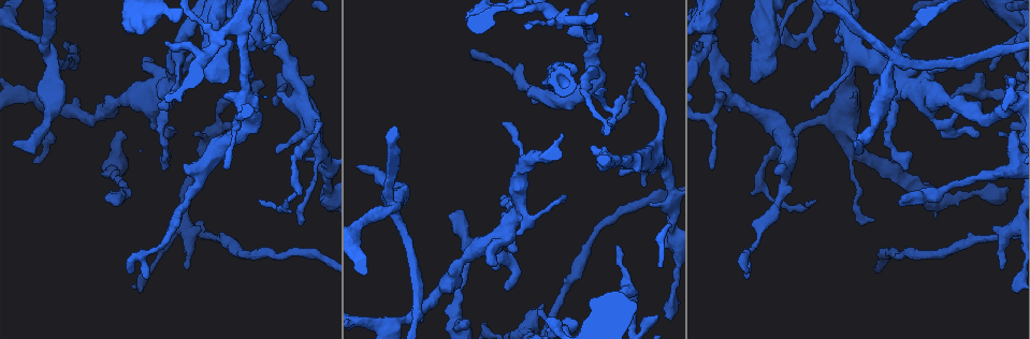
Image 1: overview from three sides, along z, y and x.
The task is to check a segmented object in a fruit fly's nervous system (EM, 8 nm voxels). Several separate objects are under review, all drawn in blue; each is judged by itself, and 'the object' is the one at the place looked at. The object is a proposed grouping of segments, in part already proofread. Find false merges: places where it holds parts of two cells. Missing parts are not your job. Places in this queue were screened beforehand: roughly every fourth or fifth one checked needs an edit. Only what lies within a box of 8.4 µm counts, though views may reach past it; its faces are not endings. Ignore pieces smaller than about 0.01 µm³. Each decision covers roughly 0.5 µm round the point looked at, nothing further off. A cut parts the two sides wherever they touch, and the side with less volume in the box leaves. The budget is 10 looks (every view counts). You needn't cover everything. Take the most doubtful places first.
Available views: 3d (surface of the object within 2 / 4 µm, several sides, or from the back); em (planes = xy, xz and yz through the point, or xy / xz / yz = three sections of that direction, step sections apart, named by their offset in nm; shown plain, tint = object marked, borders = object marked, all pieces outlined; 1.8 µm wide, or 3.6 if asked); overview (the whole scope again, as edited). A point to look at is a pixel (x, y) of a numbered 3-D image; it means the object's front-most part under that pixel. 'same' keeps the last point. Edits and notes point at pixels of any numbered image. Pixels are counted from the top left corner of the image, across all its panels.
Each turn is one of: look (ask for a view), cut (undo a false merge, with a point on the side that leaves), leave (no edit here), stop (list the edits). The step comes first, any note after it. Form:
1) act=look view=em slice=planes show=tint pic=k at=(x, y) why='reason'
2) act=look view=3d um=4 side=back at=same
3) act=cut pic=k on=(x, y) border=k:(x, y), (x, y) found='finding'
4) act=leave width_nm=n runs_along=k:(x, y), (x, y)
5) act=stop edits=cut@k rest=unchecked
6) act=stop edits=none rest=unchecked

act=look view=em slice=xy step=8 show=tint pic=1 at=(396, 208) why='sudden change in width'

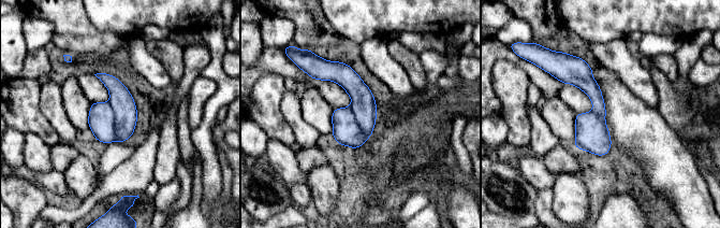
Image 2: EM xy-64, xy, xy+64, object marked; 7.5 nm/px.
act=cut pic=2 on=(101, 122) border=2:(108, 101), (113, 111), (116, 140) found='two cells meet here'

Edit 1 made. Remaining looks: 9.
act=look view=3d um=4 pic=1 at=(765, 15) why='sharp bend'

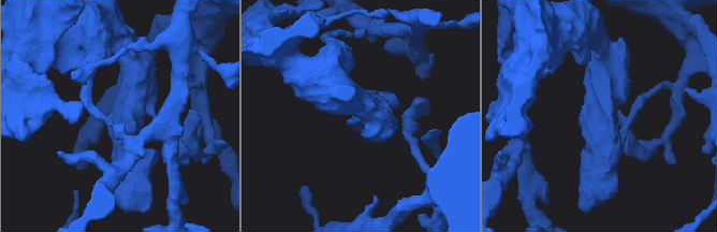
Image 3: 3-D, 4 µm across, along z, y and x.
act=look view=em slice=xy step=4 show=tint pic=3 at=(130, 113) why='now the EM'

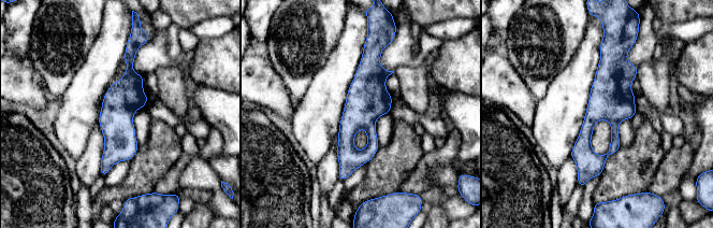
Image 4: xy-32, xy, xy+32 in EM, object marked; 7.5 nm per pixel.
act=look view=em slice=planes show=tint at=same

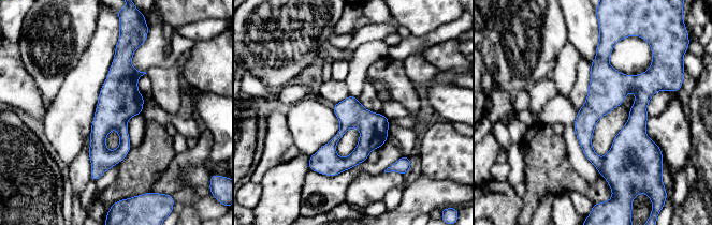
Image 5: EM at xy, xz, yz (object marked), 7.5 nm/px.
act=leave runs_along=5:(118, 49), (93, 175) found='all the same cell'

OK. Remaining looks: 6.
act=look view=3d um=2 pic=1 at=(931, 99) why='thick turns thin'

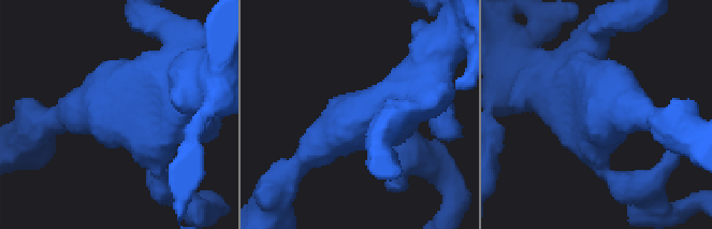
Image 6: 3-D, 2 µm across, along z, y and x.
act=look view=em um=3.6 slice=xy step=8 show=tint pic=6 at=(597, 104) arms=4

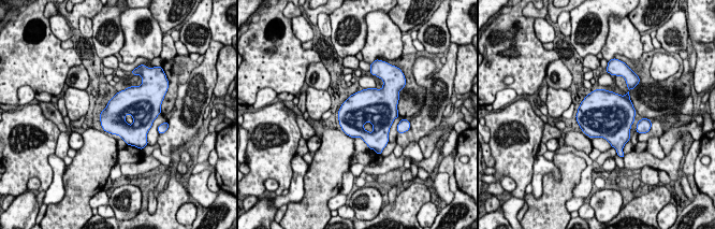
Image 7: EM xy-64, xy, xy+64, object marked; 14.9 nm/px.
act=leave found='continuous, no second cell'

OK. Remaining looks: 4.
act=look view=em slice=yz step=16 show=tint pic=1 at=(612, 109) why='sharp bend'

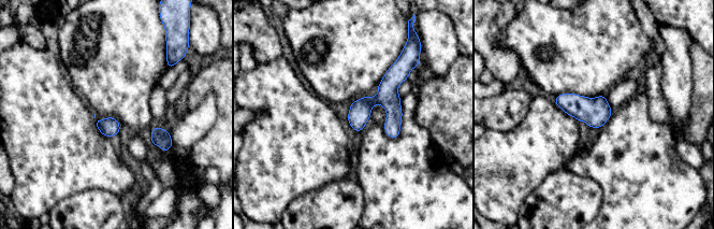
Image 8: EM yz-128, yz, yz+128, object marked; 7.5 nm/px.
act=look view=em slice=planes show=tint at=same why='another direction'

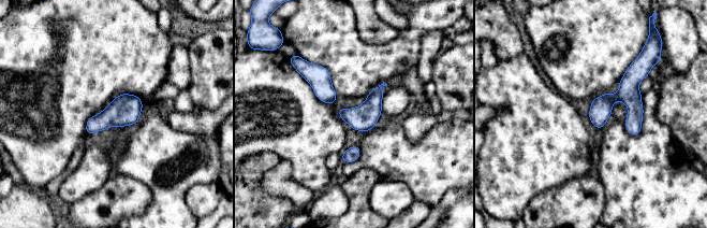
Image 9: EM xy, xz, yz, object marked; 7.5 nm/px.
act=leave runs_along=9:(635, 63), (598, 125) found='one cell here'

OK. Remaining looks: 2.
act=stop edits=cut@2 rest=unchecked

